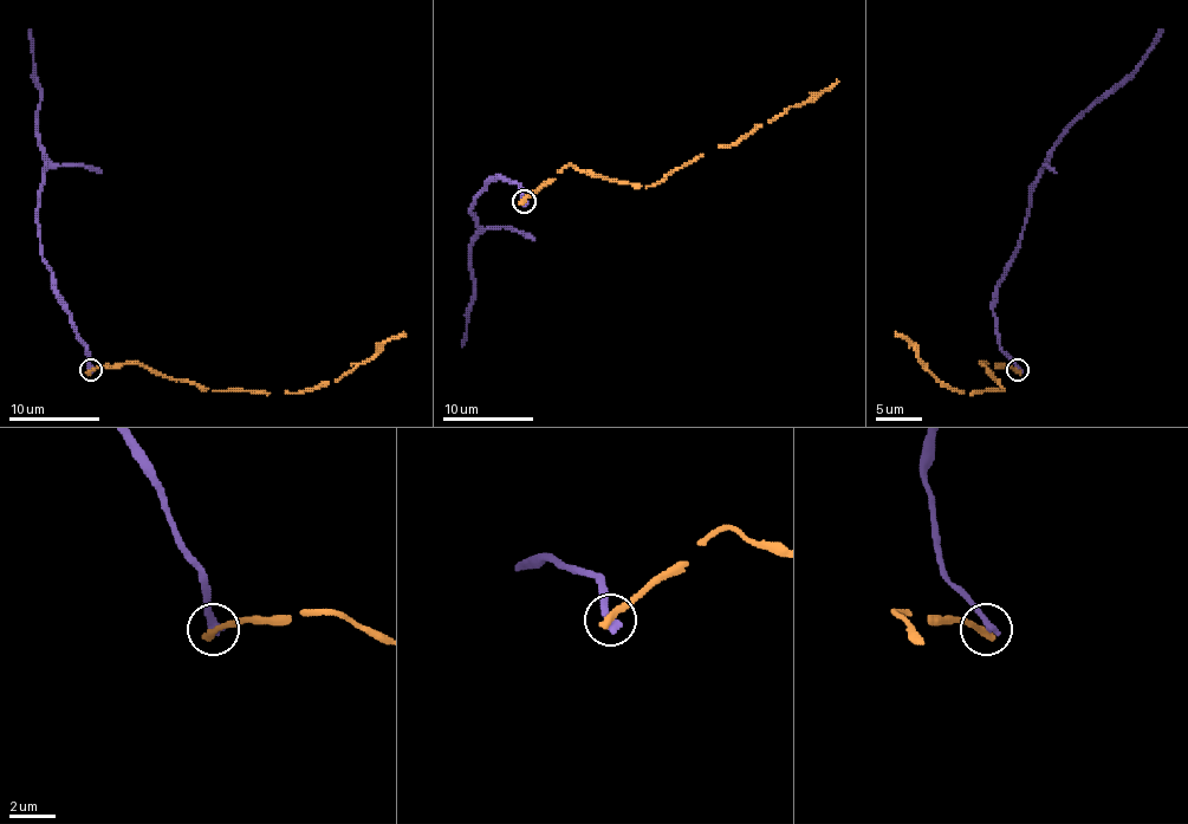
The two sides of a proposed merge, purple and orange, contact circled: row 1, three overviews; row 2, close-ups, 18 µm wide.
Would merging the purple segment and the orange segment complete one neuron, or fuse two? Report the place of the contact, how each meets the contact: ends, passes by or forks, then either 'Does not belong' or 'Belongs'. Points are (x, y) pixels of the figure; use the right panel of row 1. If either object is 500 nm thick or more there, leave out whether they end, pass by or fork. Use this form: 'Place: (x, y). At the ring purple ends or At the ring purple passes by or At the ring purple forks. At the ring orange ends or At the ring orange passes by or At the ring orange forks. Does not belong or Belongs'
Place: (1017, 369). At the ring purple ends. At the ring orange ends. Does not belong

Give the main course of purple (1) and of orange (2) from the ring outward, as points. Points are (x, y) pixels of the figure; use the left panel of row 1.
1: (90, 370), (90, 355), (40, 250), (38, 215), (45, 153), (38, 134), (40, 84), (28, 30)
2: (90, 370), (135, 363), (174, 380), (221, 390), (297, 393), (337, 382), (403, 331)

